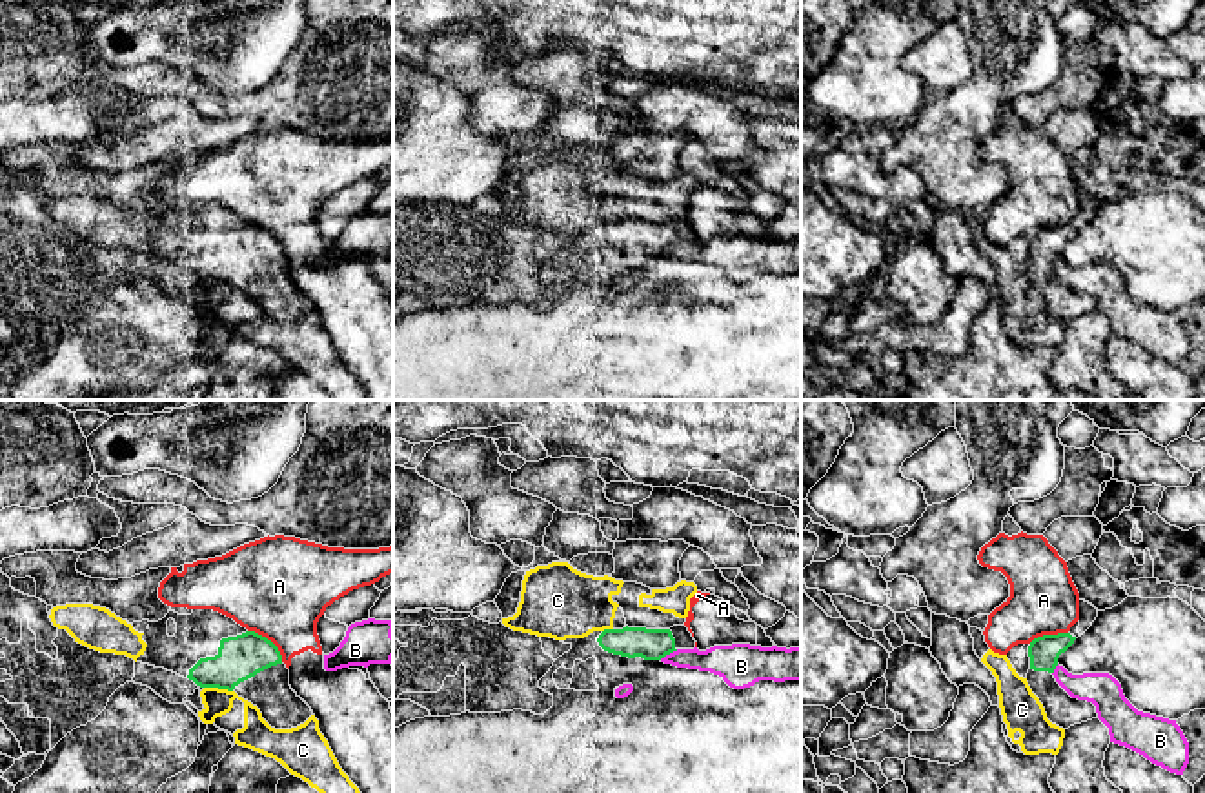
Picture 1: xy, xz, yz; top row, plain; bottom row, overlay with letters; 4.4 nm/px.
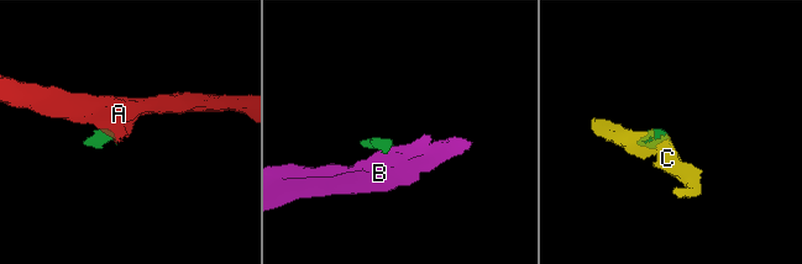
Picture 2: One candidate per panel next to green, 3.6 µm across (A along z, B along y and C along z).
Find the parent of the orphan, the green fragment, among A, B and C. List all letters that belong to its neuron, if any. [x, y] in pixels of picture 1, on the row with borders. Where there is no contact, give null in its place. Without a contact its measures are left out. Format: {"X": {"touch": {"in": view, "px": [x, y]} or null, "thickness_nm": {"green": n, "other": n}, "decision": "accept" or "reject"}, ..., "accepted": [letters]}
{"A": {"touch": {"in": "xy", "px": [270, 641]}, "thickness_nm": {"green": 200, "other": 460}, "decision": "reject"}, "B": {"touch": {"in": "xz", "px": [668, 653]}, "thickness_nm": {"green": 140, "other": 140}, "decision": "reject"}, "C": {"touch": {"in": "xy", "px": [219, 688]}, "thickness_nm": {"green": 200, "other": 120}, "decision": "reject"}, "accepted": []}

